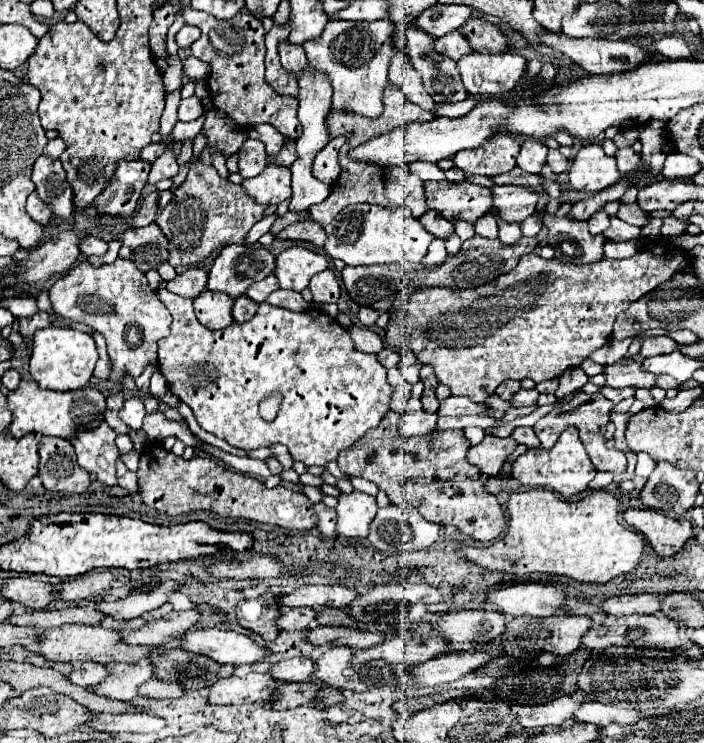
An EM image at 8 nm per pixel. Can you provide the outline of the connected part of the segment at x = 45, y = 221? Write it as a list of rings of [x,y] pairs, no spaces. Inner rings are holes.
[[[34,192],[28,196],[26,212],[28,212],[28,216],[30,216],[36,224],[40,224],[40,226],[48,226],[50,220],[52,220],[52,210],[48,210],[48,204],[42,202]]]

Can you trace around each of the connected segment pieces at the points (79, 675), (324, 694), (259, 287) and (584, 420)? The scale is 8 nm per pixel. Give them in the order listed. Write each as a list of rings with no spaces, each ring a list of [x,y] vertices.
[[[84,662],[84,664],[80,666],[80,670],[72,670],[66,678],[68,678],[72,684],[76,684],[76,686],[90,688],[90,686],[96,686],[98,682],[102,682],[106,674],[108,674],[108,670],[106,670],[104,664]]]
[[[324,686],[324,688],[318,690],[316,700],[318,700],[318,704],[322,704],[322,706],[332,706],[332,704],[342,702],[342,692],[336,690],[336,688],[326,688],[326,686]]]
[[[268,278],[268,282],[256,282],[256,284],[252,284],[252,286],[244,292],[244,296],[252,298],[254,302],[260,304],[260,302],[264,302],[276,288],[278,288],[276,278]]]
[[[580,392],[568,404],[562,404],[560,408],[554,408],[550,414],[546,414],[544,418],[540,418],[534,424],[534,432],[540,438],[542,448],[552,448],[556,444],[556,440],[560,438],[560,434],[568,426],[574,426],[574,428],[578,428],[580,440],[584,442],[584,446],[586,446],[586,450],[590,454],[590,460],[596,466],[596,470],[606,470],[606,472],[620,474],[620,472],[626,470],[626,456],[622,452],[618,452],[618,450],[614,450],[614,448],[608,448],[606,446],[606,438],[604,438],[610,408],[612,408],[612,402],[606,400],[602,394],[598,394],[598,392],[596,394],[584,394],[584,392]]]

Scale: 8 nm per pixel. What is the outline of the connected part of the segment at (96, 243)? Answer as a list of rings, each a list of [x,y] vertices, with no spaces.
[[[88,236],[84,238],[84,242],[80,244],[80,252],[84,256],[92,256],[92,254],[104,254],[108,250],[108,244],[96,236]]]

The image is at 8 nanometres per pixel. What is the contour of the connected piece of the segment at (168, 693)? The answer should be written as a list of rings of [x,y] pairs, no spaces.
[[[150,678],[140,686],[140,696],[154,698],[154,700],[166,700],[166,698],[180,698],[186,690],[176,682],[162,682],[156,678]]]

